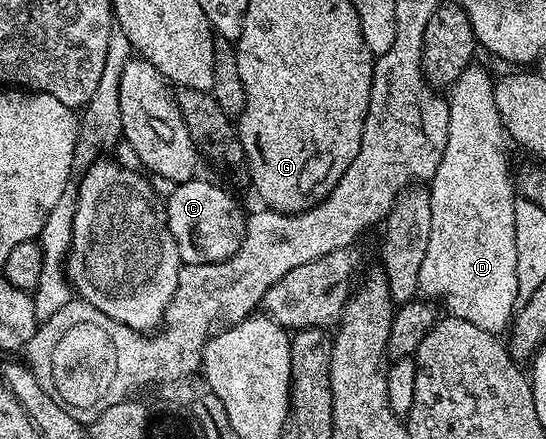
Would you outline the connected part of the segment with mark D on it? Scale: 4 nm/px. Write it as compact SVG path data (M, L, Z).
M470 65L463 69L463 73L459 73L459 77L453 82L453 86L448 88L447 102L449 105L449 128L447 129L447 145L443 149L443 161L439 161L439 169L435 169L432 179L428 180L427 190L429 192L429 200L431 201L431 237L427 237L427 253L423 253L423 265L419 265L419 281L417 282L417 290L426 300L436 301L442 308L446 307L450 316L462 319L463 321L471 321L471 325L479 325L479 329L487 329L494 333L501 333L501 330L510 326L511 320L515 314L515 308L518 306L517 291L516 291L516 235L515 235L515 183L511 178L511 171L509 175L509 163L505 160L505 143L507 144L506 131L504 125L501 124L499 111L495 105L494 76L489 76L483 68L478 65Z

